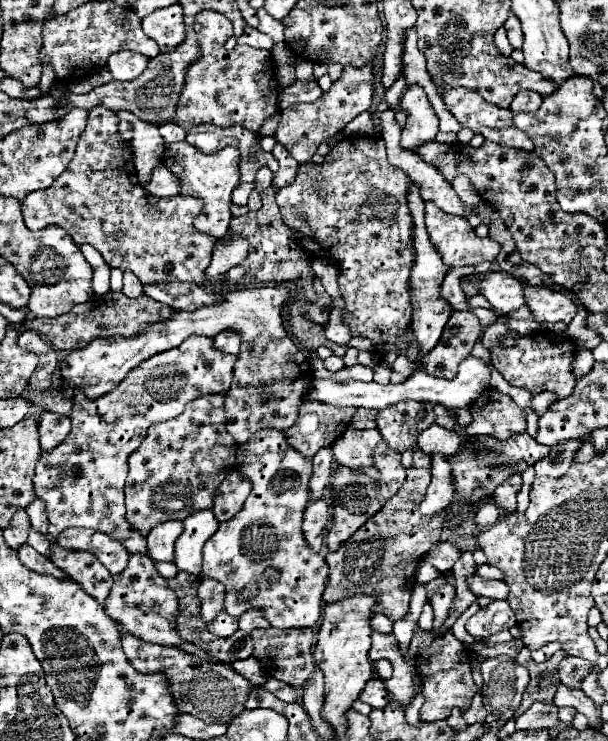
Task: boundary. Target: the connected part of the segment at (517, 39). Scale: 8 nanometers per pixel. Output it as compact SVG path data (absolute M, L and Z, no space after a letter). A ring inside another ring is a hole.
M510 15L508 21L504 23L506 27L506 33L508 33L508 39L510 39L510 45L514 49L520 49L522 47L522 29L520 29L520 21L516 15Z

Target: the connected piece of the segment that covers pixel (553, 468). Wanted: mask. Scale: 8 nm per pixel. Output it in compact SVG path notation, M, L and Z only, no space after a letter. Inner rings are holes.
M590 435L584 441L580 441L580 439L568 439L564 443L558 443L556 447L552 447L550 455L546 455L544 459L540 459L534 465L536 477L540 477L540 475L562 477L562 475L566 475L566 471L574 463L574 455L578 453L578 449L582 447L582 443L586 443L586 441L590 441Z

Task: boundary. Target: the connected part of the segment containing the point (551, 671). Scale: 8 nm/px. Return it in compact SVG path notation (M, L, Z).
M522 647L520 649L516 661L528 669L530 683L528 683L528 687L524 691L522 703L516 709L514 718L518 717L522 711L526 711L526 707L530 707L530 703L534 703L534 701L548 701L550 703L554 699L554 695L558 691L558 685L560 685L558 665L566 655L565 651L559 650L550 659L546 659L542 663L536 663L532 659L528 647Z

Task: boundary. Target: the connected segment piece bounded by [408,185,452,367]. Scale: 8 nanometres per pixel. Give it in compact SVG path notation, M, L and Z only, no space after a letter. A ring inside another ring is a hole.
M410 185L408 189L408 207L410 207L410 213L412 213L412 219L414 219L414 247L416 247L416 261L414 261L414 267L412 267L412 275L410 275L410 289L412 289L412 307L414 307L414 313L412 313L412 333L420 345L420 353L416 357L416 365L422 367L422 359L428 351L432 351L432 347L438 343L440 335L442 335L442 329L446 325L446 319L450 317L450 311L452 307L438 297L438 291L440 291L440 283L444 279L444 275L450 271L440 255L434 251L434 245L430 243L428 235L426 235L426 225L424 225L424 201L418 193L418 187L416 185Z

